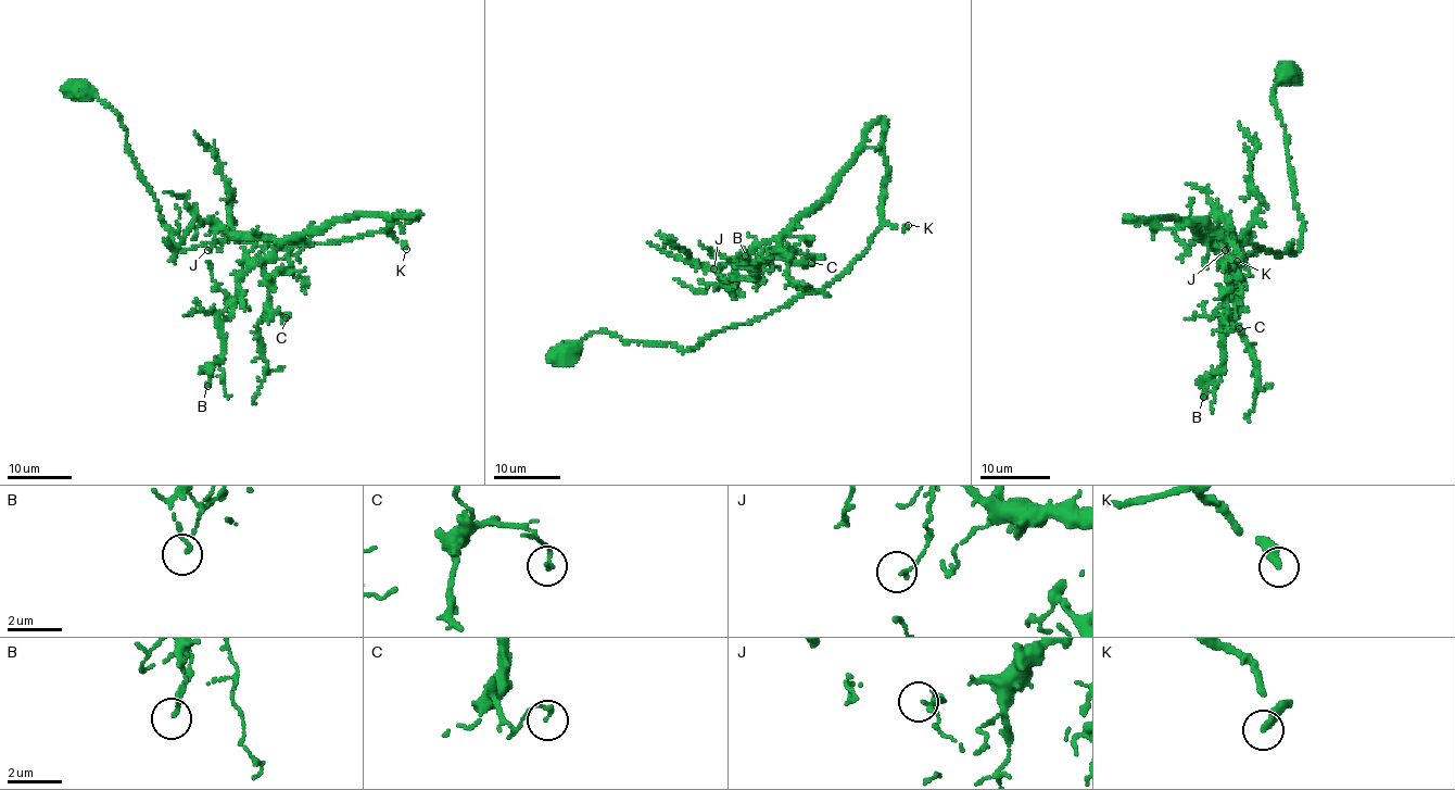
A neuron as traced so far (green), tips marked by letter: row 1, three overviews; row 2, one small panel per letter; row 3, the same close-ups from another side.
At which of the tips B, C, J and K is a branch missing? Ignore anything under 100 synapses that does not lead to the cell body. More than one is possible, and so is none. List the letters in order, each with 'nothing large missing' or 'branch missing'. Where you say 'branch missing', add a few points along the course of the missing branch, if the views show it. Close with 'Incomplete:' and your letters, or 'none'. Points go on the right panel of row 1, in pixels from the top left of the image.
B: nothing large missing
C: nothing large missing
J: nothing large missing
K: branch missing
Incomplete: K

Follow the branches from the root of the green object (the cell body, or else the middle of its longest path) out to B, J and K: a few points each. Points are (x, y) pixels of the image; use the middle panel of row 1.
B: (568, 352), (597, 331), (691, 350), (833, 284), (882, 224), (884, 121), (758, 275), (745, 255)
J: (568, 352), (597, 331), (691, 350), (833, 284), (882, 224), (884, 121), (819, 204), (713, 268)
K: (568, 352), (597, 331), (691, 350), (825, 289), (884, 224), (908, 225)

